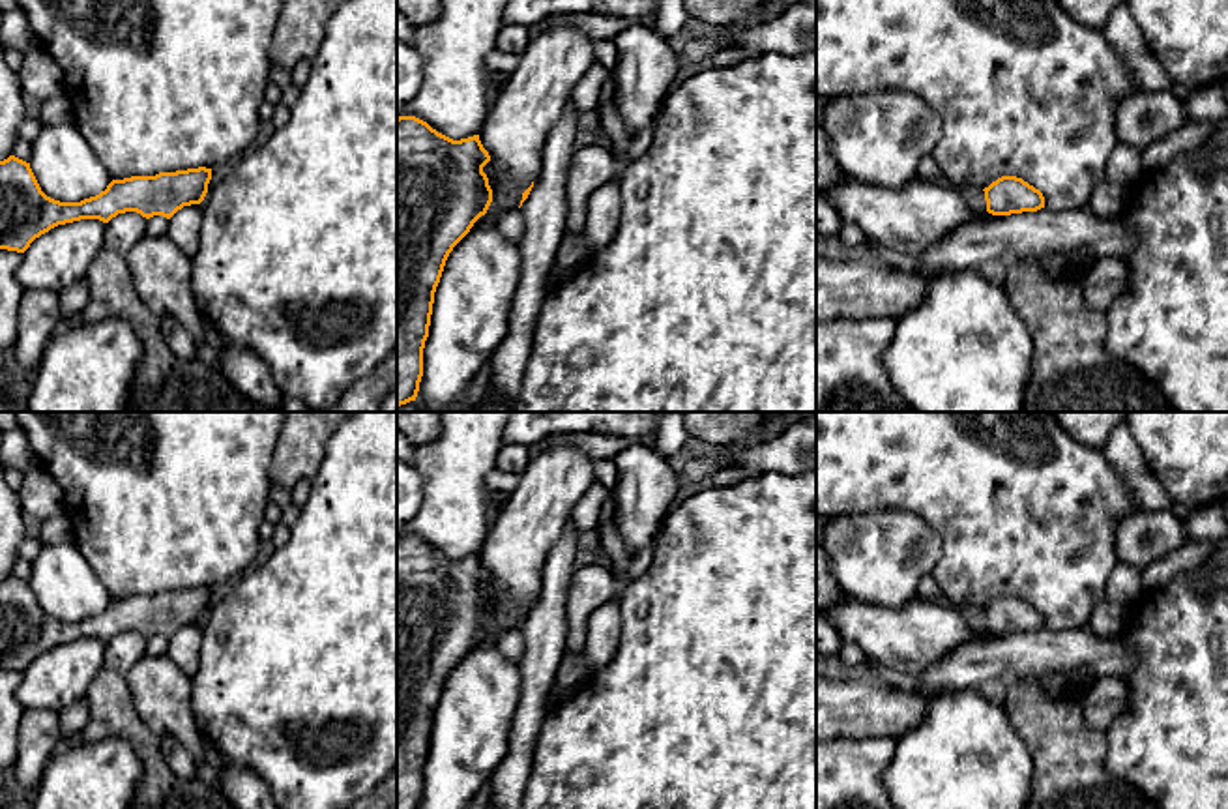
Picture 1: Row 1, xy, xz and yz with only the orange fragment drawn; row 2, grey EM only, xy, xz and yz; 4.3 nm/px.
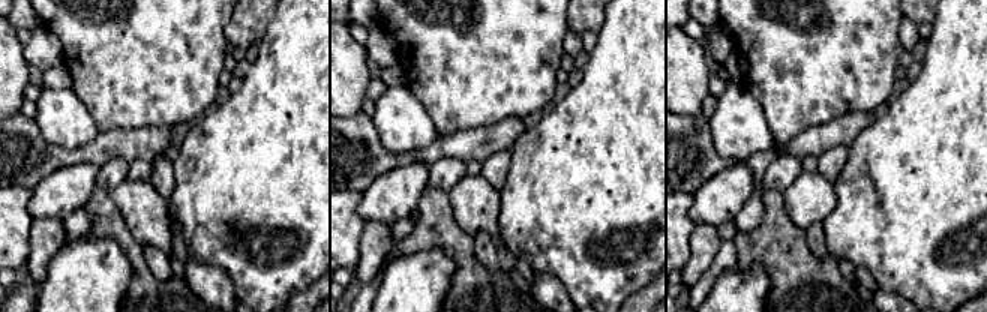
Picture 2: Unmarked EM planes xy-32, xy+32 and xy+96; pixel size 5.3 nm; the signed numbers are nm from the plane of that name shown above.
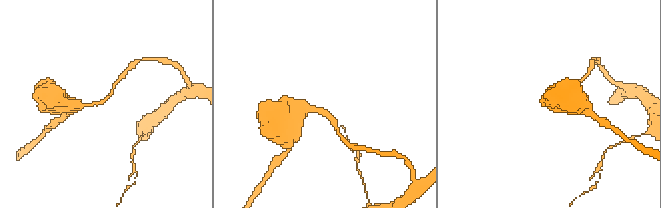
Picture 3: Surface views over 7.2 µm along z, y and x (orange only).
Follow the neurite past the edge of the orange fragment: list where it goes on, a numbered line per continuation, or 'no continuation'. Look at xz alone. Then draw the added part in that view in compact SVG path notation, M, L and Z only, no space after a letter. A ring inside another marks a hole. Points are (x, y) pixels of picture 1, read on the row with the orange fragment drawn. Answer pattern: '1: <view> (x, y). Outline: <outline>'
no continuation

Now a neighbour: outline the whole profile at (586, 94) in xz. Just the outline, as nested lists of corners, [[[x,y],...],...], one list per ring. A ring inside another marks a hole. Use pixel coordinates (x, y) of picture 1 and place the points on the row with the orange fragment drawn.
[[[595,62],[573,90],[573,103],[580,114],[592,112],[599,105],[601,90],[610,77],[610,69]]]

